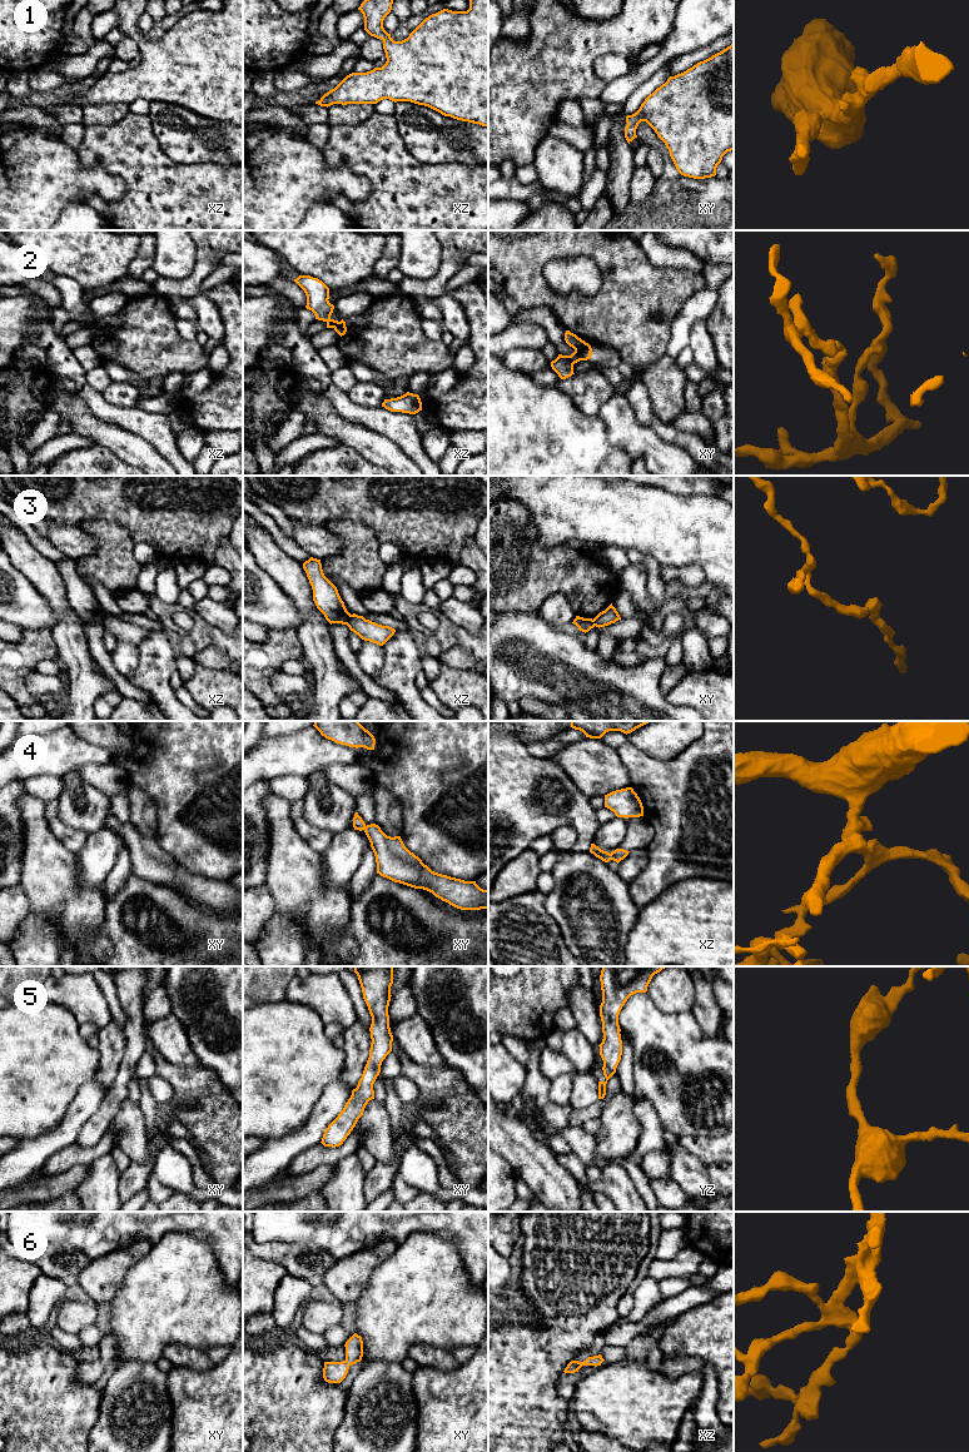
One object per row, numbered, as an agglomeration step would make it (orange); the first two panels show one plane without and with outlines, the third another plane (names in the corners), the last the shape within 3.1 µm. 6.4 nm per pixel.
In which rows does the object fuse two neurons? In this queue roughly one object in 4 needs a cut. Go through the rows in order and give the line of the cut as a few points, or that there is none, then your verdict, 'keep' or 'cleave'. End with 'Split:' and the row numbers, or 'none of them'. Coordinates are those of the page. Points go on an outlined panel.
1: cut none; keep
2: cut xy (587, 343), (575, 351); cleave
3: cut xz (351, 615), (346, 623); cleave
4: cut none; keep
5: cut none; keep
6: cut none; keep
Split: 2, 3

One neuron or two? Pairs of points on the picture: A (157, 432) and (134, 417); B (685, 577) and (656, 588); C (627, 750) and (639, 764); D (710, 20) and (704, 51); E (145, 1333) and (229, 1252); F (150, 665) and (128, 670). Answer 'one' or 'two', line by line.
A: one
B: two
C: one
D: two
E: two
F: two

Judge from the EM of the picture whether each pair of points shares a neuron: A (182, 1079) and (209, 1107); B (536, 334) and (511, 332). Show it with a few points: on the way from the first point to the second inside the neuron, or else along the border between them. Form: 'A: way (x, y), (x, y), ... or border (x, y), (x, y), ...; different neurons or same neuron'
A: way (188, 1085), (203, 1100); same neuron
B: way (530, 334), (517, 334); same neuron

